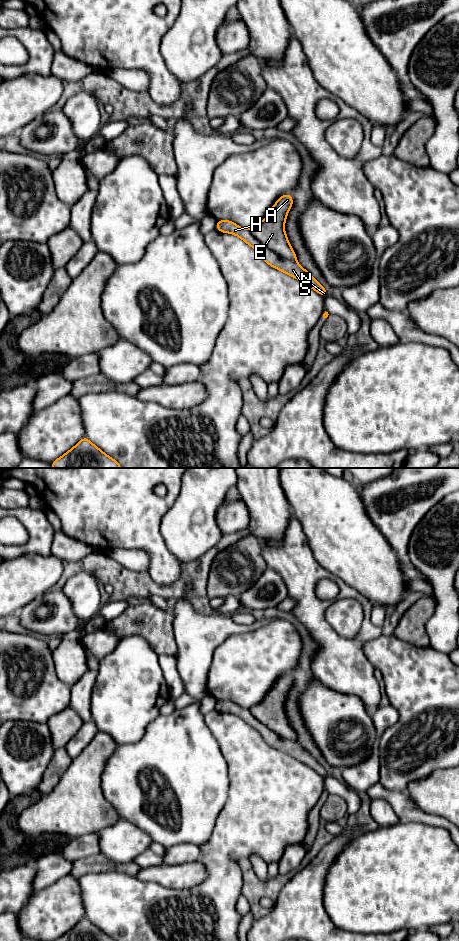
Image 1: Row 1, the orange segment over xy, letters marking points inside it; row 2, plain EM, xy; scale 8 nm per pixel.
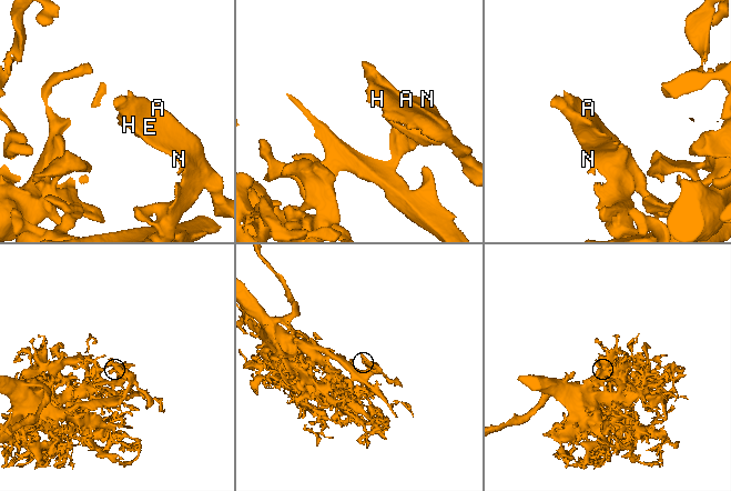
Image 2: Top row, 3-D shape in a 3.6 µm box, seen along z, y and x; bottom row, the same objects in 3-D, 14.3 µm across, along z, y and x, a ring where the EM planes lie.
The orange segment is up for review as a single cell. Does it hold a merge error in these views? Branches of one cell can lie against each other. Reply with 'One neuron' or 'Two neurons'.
One neuron

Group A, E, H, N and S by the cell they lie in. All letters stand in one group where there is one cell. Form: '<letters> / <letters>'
A E H N S

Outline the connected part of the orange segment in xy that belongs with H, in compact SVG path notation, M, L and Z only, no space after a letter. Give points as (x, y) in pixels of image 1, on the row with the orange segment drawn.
M291 194L279 197L267 216L252 229L245 229L230 220L219 220L219 232L233 234L254 248L271 267L306 284L322 297L327 290L299 263L285 233L287 214L293 205Z

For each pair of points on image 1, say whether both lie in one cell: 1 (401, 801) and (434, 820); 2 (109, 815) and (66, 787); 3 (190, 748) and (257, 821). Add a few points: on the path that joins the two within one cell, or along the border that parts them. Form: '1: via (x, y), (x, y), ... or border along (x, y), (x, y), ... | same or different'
1: via (409, 809), (417, 816), (426, 818) | same
2: via (98, 813), (91, 812), (77, 798) | same
3: border along (227, 764), (228, 796), (220, 810) | different

